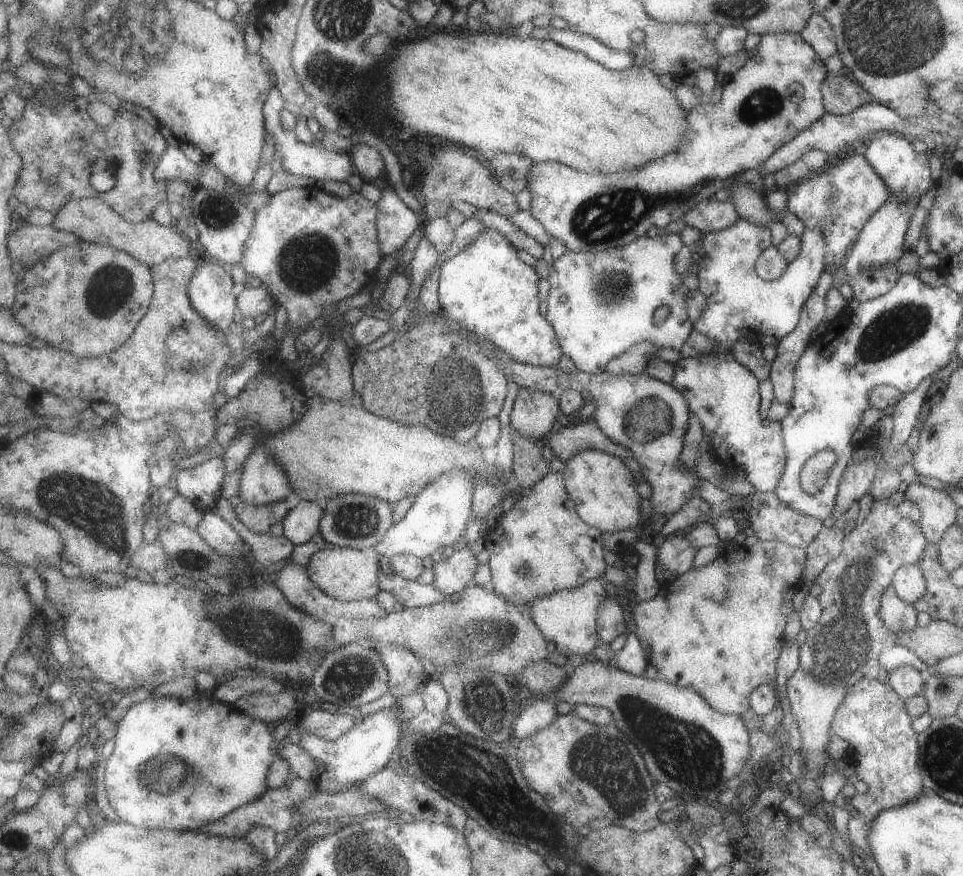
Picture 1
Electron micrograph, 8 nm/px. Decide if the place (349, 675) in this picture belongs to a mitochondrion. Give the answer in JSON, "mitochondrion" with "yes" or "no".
{"mitochondrion":"yes"}

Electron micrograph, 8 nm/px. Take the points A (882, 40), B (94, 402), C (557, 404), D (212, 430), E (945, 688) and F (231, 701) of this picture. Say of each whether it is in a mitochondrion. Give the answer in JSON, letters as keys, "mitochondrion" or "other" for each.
{"A":"mitochondrion","B":"other","C":"other","D":"other","E":"mitochondrion","F":"other"}

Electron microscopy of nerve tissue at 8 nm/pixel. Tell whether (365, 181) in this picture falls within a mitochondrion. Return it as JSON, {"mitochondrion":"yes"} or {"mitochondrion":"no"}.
{"mitochondrion":"no"}

